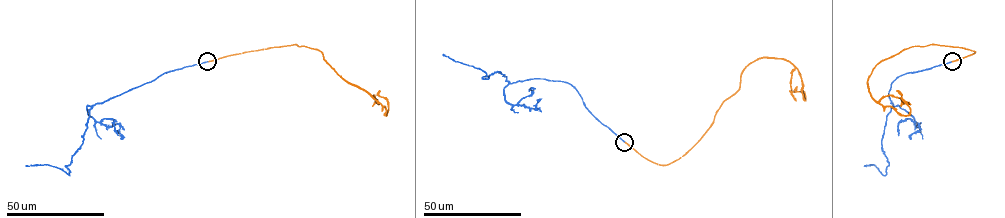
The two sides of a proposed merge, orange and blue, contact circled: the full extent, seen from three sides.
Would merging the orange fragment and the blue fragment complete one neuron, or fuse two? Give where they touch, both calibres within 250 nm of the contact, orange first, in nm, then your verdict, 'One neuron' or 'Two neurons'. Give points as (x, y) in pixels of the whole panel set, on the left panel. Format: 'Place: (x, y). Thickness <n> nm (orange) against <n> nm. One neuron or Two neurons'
Place: (207, 61). Thickness 220 nm (orange) against 190 nm. One neuron

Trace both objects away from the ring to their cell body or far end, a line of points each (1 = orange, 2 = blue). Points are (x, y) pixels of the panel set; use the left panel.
1: (207, 61), (296, 44), (319, 50), (342, 78), (385, 107), (386, 115), (389, 103), (379, 90)
2: (207, 61), (164, 72), (93, 105), (83, 144), (70, 163), (65, 166), (69, 175), (47, 164), (25, 165)

